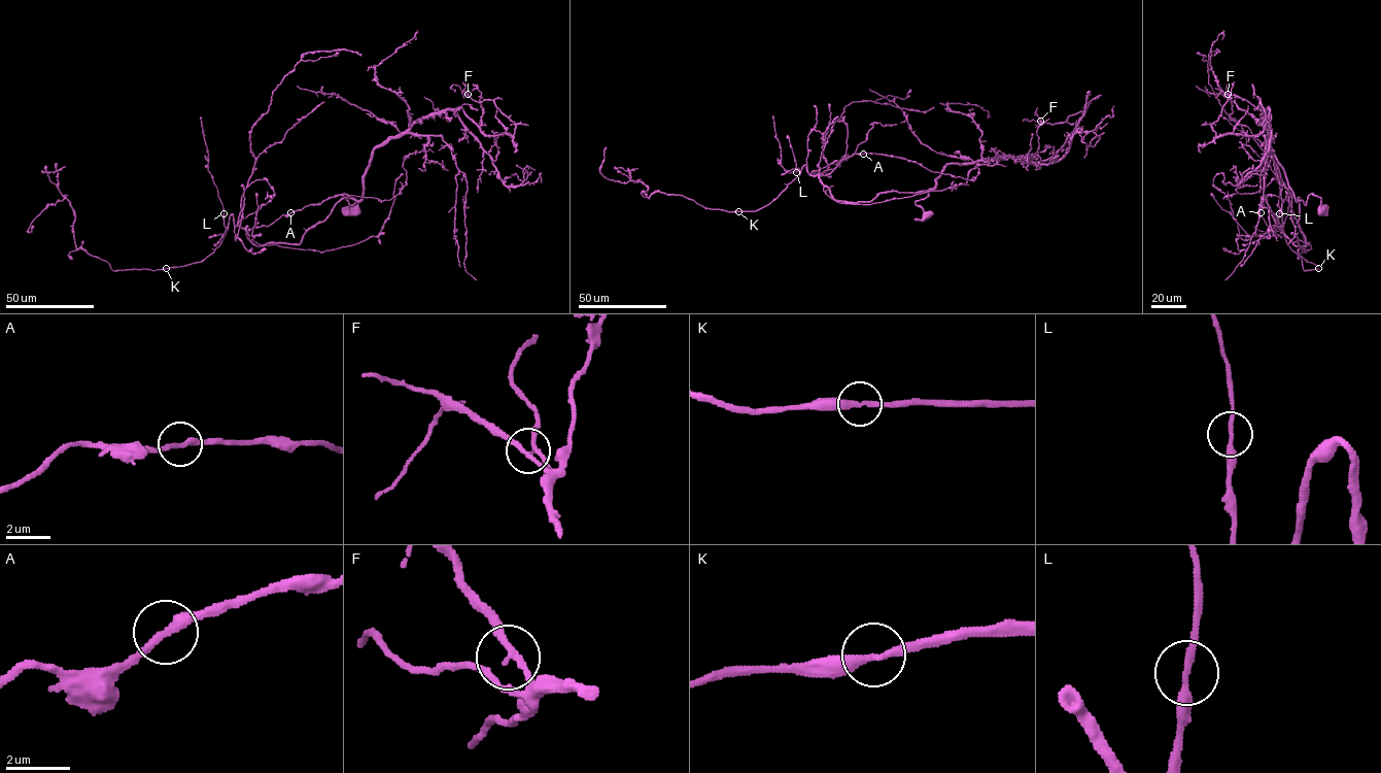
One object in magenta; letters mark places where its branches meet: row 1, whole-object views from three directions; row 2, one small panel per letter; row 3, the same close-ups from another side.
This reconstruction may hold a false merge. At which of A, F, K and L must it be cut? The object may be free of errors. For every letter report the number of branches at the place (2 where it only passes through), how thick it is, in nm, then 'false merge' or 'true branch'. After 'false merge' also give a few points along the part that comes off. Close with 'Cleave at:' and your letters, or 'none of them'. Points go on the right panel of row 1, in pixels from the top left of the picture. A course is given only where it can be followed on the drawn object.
A: branches 2; calibre 280 nm; true branch
F: branches 2; calibre 200 nm; true branch
K: branches 2; calibre 280 nm; true branch
L: branches 2; calibre 240 nm; true branch
Cleave at: none of them

